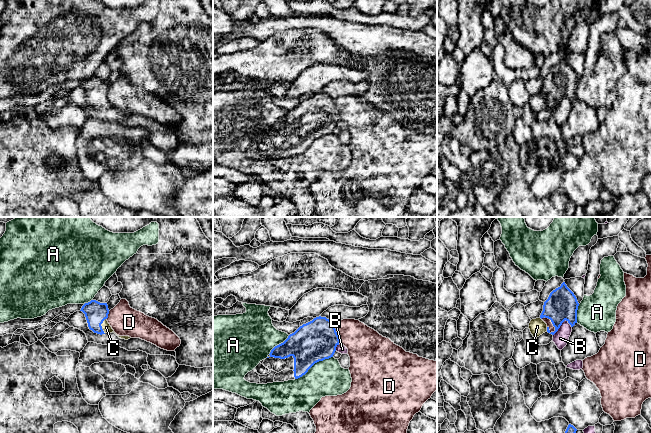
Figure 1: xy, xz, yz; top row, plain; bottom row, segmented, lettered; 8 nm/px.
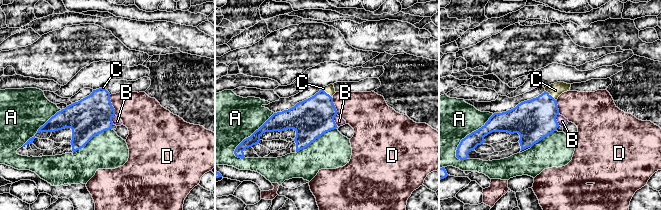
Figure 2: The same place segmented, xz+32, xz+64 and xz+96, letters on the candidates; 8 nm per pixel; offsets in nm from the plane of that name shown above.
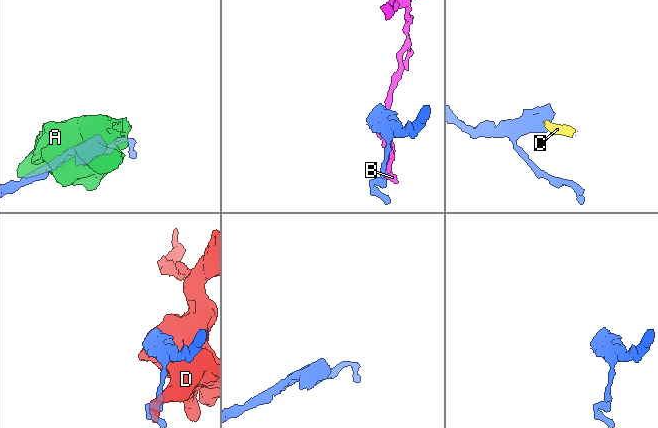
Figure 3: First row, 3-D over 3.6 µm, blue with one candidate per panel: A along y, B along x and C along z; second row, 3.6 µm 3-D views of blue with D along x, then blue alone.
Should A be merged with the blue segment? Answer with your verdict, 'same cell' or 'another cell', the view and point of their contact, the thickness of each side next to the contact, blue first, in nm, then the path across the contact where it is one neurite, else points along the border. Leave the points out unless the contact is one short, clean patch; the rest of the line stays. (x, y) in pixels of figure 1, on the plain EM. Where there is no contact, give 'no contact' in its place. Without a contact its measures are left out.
another cell; contact xz (313, 140); calibres 320 and 280 nm

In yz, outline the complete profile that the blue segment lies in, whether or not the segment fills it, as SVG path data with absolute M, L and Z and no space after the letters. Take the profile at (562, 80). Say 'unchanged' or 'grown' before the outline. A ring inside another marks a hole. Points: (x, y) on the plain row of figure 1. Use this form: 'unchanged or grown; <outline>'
unchanged; M563 58L560 63L550 69L544 78L540 94L545 93L551 96L555 107L550 110L554 111L565 96L571 103L577 99L578 82L576 72Z

